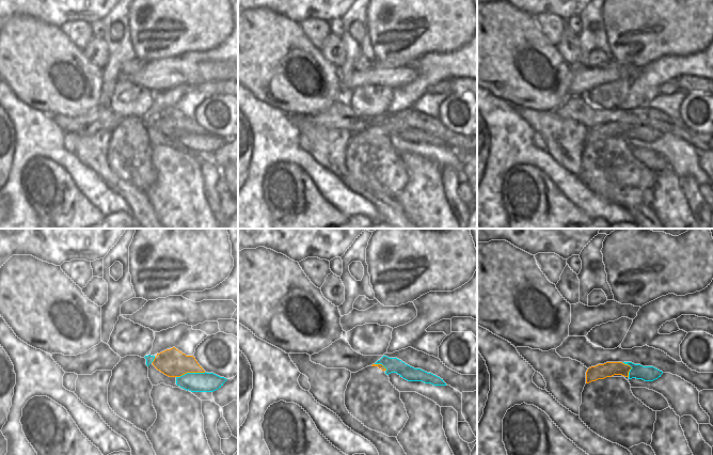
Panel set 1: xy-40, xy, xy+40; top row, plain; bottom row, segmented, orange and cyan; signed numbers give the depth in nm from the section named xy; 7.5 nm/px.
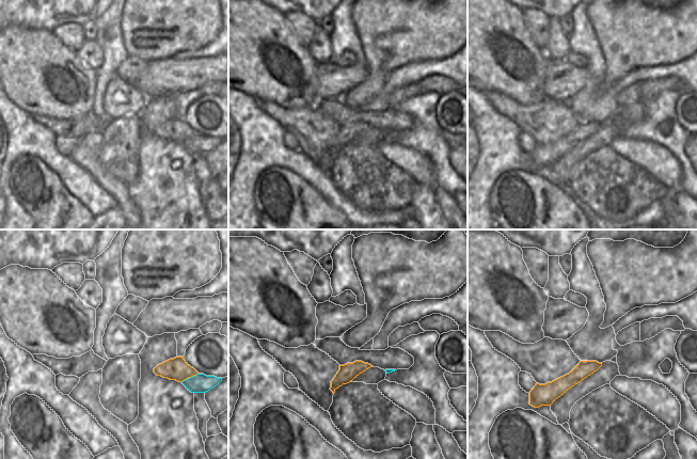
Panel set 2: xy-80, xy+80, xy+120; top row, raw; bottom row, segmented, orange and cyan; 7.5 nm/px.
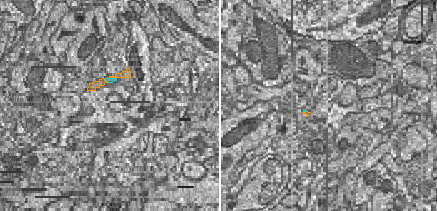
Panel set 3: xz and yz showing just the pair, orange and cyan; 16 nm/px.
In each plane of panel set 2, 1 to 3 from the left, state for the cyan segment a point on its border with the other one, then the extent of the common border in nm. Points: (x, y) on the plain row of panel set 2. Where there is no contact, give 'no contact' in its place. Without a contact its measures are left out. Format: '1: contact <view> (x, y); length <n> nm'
1: contact xy-80 (189, 138); length 150 nm
2: no contact
3: no contact

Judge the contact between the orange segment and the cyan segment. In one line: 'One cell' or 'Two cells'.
Two cells.

